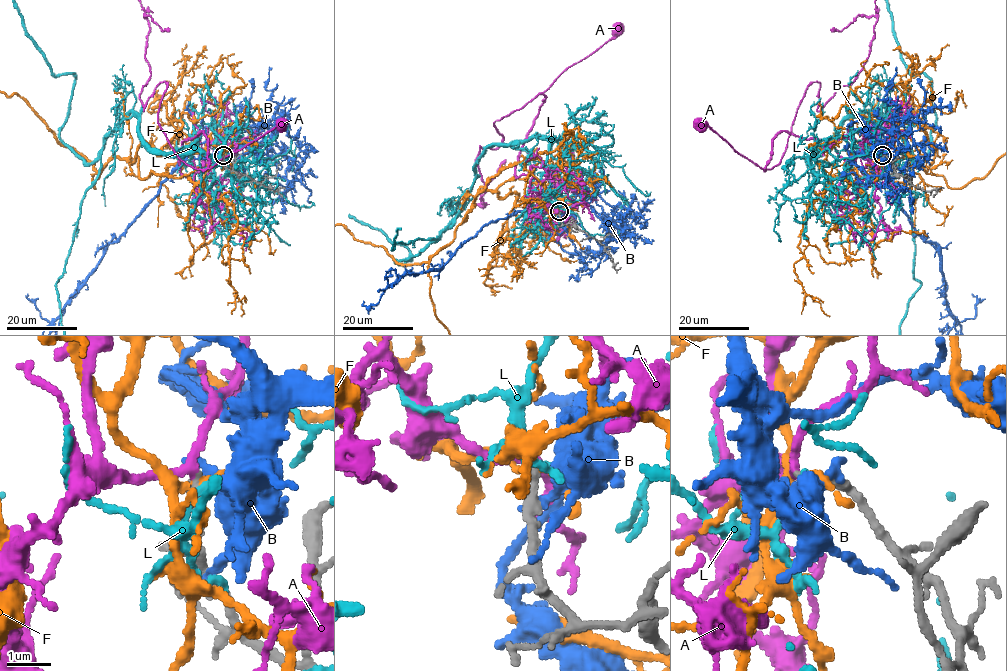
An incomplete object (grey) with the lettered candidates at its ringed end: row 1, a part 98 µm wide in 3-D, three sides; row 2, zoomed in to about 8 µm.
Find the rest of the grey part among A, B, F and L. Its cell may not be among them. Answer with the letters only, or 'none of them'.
A

